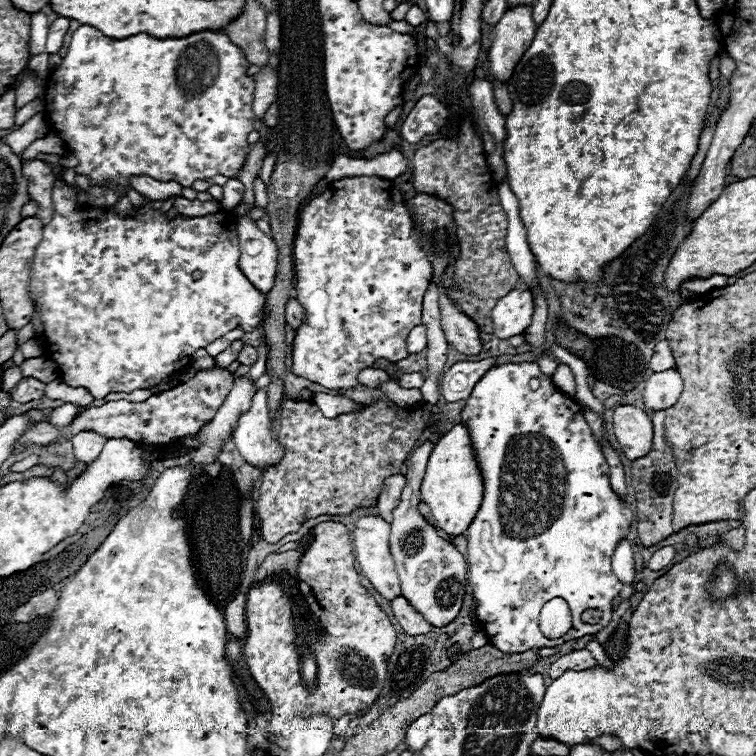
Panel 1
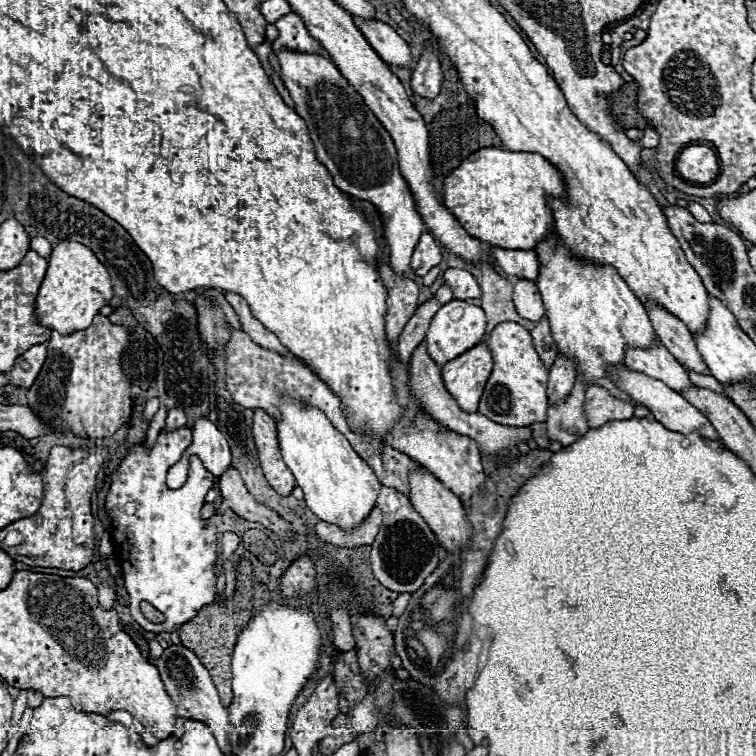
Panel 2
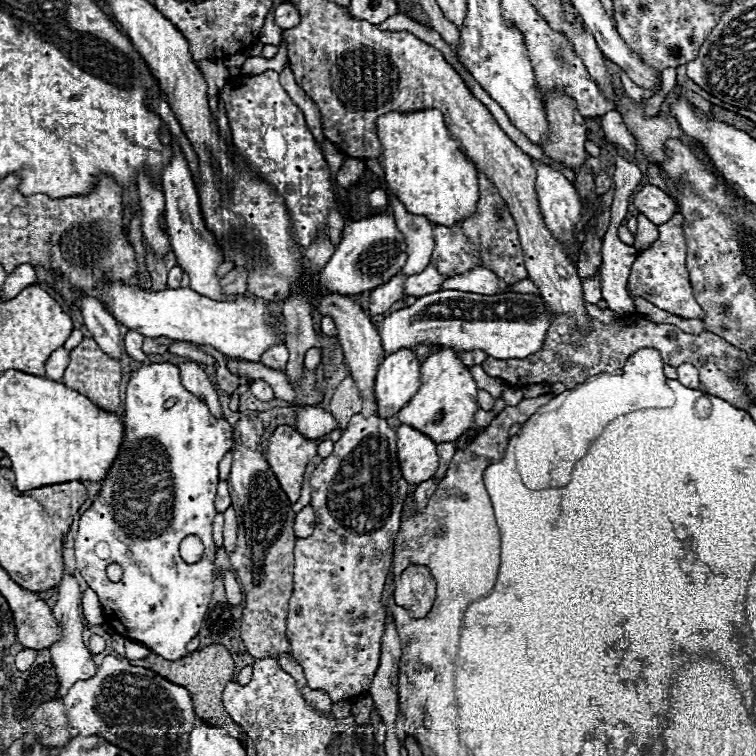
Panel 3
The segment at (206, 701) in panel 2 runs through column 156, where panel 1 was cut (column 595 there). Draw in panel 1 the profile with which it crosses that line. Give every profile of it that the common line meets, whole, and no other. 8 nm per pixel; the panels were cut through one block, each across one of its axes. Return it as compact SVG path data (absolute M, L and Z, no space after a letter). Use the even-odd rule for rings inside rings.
M576 650L576 652L570 652L570 654L566 654L566 656L560 656L552 666L550 666L550 670L548 670L548 674L550 674L550 678L552 680L556 680L556 678L560 678L566 670L576 670L576 672L580 672L580 670L588 670L588 668L596 668L598 666L598 662L594 660L594 656L590 654L590 650Z

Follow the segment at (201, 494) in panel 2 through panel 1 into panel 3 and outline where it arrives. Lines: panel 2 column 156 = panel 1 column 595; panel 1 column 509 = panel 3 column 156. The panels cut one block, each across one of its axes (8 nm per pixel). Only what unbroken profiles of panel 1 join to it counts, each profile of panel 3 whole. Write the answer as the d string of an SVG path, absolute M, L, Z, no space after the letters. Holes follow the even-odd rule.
M142 364L140 368L136 368L130 376L130 382L126 386L126 402L124 402L124 426L126 426L126 434L124 434L124 444L122 444L122 452L120 452L120 460L114 462L114 466L110 468L108 476L102 482L102 492L98 492L98 496L94 498L94 504L82 514L80 524L78 524L78 536L76 536L76 566L80 570L80 574L84 576L84 580L88 582L88 586L98 594L102 610L106 622L124 638L128 640L136 640L142 642L144 646L148 646L152 652L160 654L162 658L184 658L186 652L186 644L198 634L204 616L208 612L208 604L210 604L210 596L212 596L212 580L214 580L214 554L216 554L216 546L212 542L212 520L216 516L214 510L214 498L216 498L216 484L218 484L218 462L224 458L226 452L232 450L234 442L232 442L232 426L224 420L224 418L214 418L208 410L208 406L188 394L184 390L184 386L180 384L180 370L174 364ZM174 398L174 406L172 408L164 408L164 402ZM186 536L198 536L204 544L204 554L200 558L198 564L186 564L180 558L180 542ZM110 564L120 564L124 568L124 578L120 582L110 582L106 576L106 568Z

